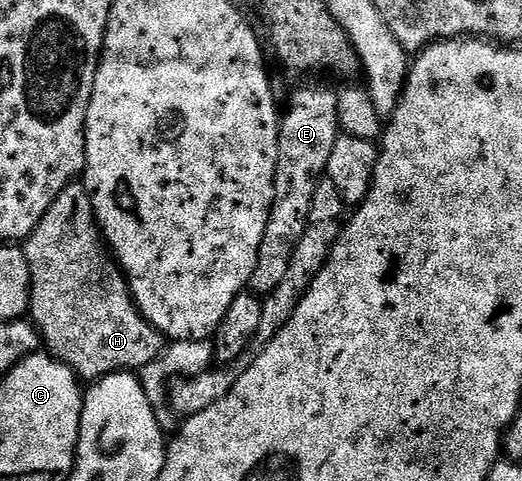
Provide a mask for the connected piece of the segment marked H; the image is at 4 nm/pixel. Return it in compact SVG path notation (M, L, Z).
M84 182L70 183L63 193L59 193L59 197L55 197L51 209L47 209L23 246L27 265L31 265L31 322L41 335L44 350L71 368L78 380L96 381L120 371L137 373L161 356L167 340L138 311L125 272L113 258L97 225Z

